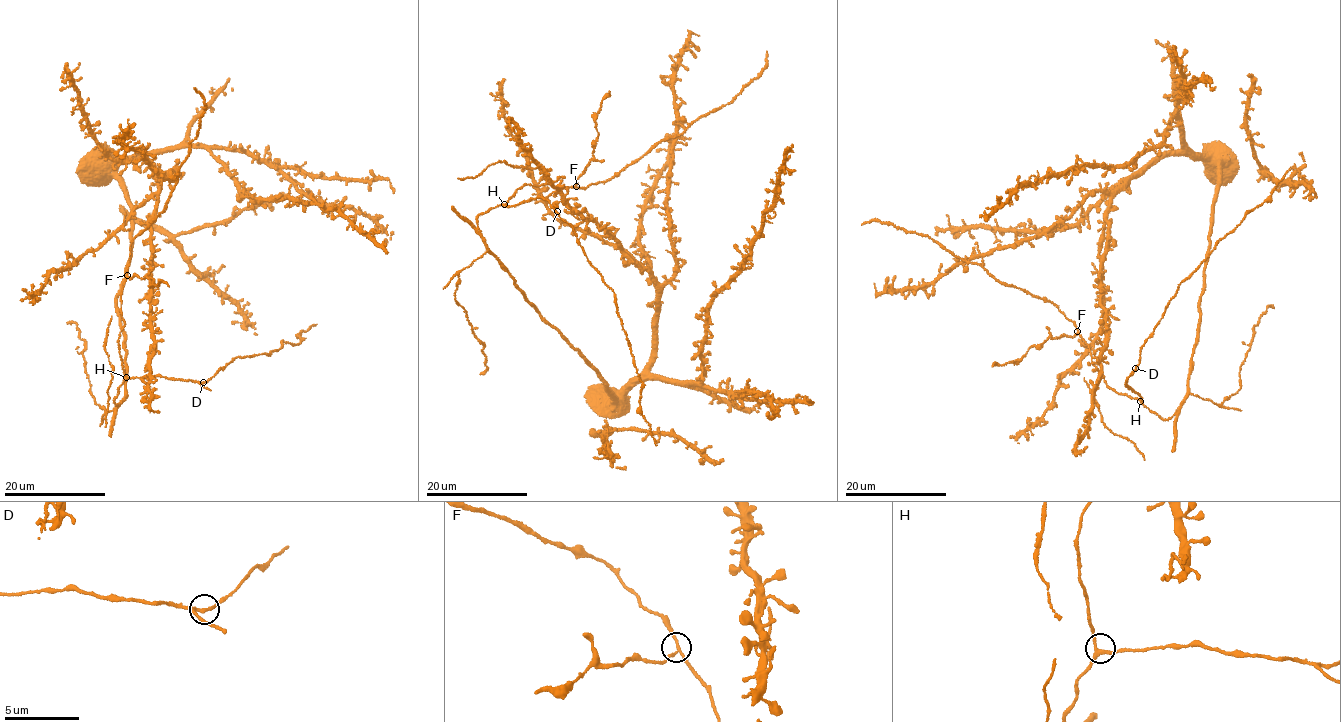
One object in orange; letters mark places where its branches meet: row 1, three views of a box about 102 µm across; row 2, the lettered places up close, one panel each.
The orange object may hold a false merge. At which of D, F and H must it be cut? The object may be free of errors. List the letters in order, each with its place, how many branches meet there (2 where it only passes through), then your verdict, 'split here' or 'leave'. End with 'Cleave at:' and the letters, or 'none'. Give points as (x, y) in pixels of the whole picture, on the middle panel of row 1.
D: at (557, 211); 3 branches meet; leave
F: at (576, 186); 3 branches meet; split here
H: at (504, 204); 3 branches meet; leave
Cleave at: F

